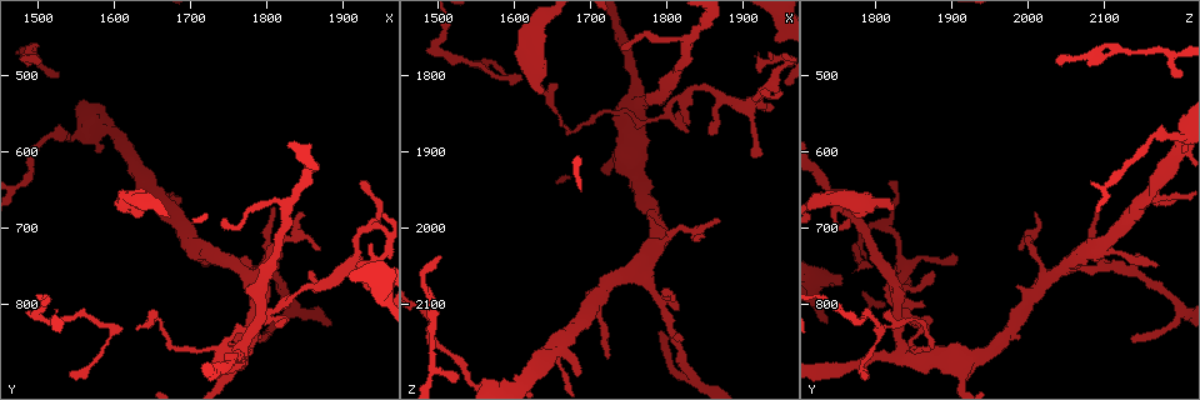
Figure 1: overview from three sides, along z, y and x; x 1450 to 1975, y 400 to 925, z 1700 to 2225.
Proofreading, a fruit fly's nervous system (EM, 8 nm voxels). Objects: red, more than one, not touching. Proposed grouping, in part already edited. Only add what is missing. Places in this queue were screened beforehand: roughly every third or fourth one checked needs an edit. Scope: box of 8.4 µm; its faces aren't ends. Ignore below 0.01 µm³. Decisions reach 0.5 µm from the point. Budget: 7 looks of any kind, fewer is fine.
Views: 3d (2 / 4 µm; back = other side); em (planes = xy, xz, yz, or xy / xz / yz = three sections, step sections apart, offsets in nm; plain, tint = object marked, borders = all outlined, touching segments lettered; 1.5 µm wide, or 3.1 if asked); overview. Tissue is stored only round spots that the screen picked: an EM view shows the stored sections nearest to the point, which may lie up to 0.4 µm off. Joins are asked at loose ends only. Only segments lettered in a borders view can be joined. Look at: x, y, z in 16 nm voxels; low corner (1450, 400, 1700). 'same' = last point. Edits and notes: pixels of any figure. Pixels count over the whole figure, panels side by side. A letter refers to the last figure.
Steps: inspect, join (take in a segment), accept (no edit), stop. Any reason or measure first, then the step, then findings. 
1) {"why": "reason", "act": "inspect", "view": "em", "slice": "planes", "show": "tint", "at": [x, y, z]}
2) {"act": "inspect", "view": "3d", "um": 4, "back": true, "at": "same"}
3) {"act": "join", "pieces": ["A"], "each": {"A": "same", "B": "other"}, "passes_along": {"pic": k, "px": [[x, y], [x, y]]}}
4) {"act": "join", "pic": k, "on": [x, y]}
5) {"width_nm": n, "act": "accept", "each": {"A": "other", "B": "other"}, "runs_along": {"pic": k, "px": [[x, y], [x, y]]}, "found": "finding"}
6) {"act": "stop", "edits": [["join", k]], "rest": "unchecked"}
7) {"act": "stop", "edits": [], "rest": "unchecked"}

{"why": "free end", "act": "inspect", "view": "em", "slice": "xz", "step": 4, "show": "borders", "at": [1635, 670, 1825]}

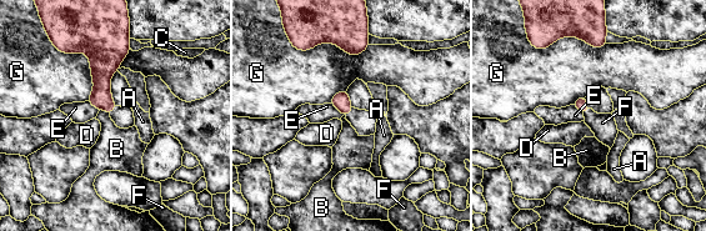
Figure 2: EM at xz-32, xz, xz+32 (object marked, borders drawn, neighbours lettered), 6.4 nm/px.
{"act": "join", "pieces": ["F"], "each": {"A": "other", "B": "other", "C": "other", "D": "other", "E": "other", "F": "same", "G": "other"}, "found": "it goes on there"}

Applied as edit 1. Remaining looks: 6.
{"why": "branch stops here", "act": "inspect", "view": "3d", "um": 2, "at": [1830, 815, 1875]}

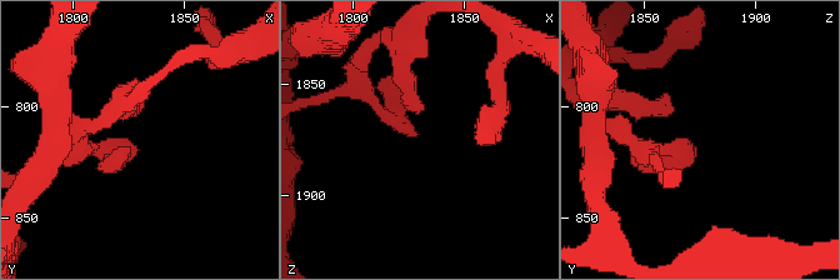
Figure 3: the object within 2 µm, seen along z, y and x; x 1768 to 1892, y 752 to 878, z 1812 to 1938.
{"why": "now the EM", "act": "inspect", "view": "em", "slice": "yz", "step": 4, "show": "tint", "at": [1826, 819, 1873]}

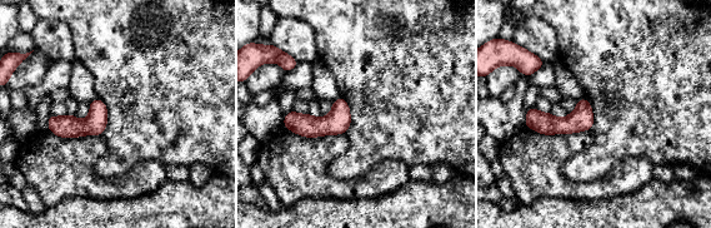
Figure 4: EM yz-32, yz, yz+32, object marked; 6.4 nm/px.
{"why": "cut it another way", "act": "inspect", "view": "em", "slice": "planes", "show": "borders", "at": "same"}

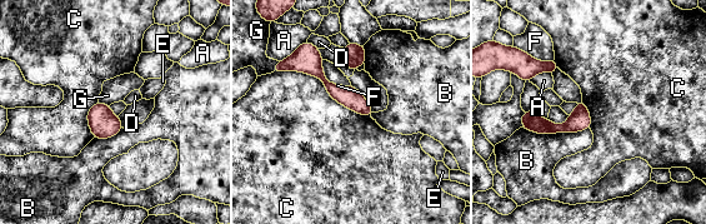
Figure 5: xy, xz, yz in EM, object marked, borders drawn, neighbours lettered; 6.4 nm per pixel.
{"longest_contact_nm": ["C", 600], "act": "accept", "each": {"A": "other", "B": "other", "C": "other", "D": "other", "E": "other", "F": "other", "G": "other"}, "runs_along": {"pic": 5, "px": [[318, 58], [323, 79], [369, 113]]}, "found": "none of them fits"}

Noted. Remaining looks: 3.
{"act": "stop", "edits": [["join", 2]], "rest": "unchecked"}

